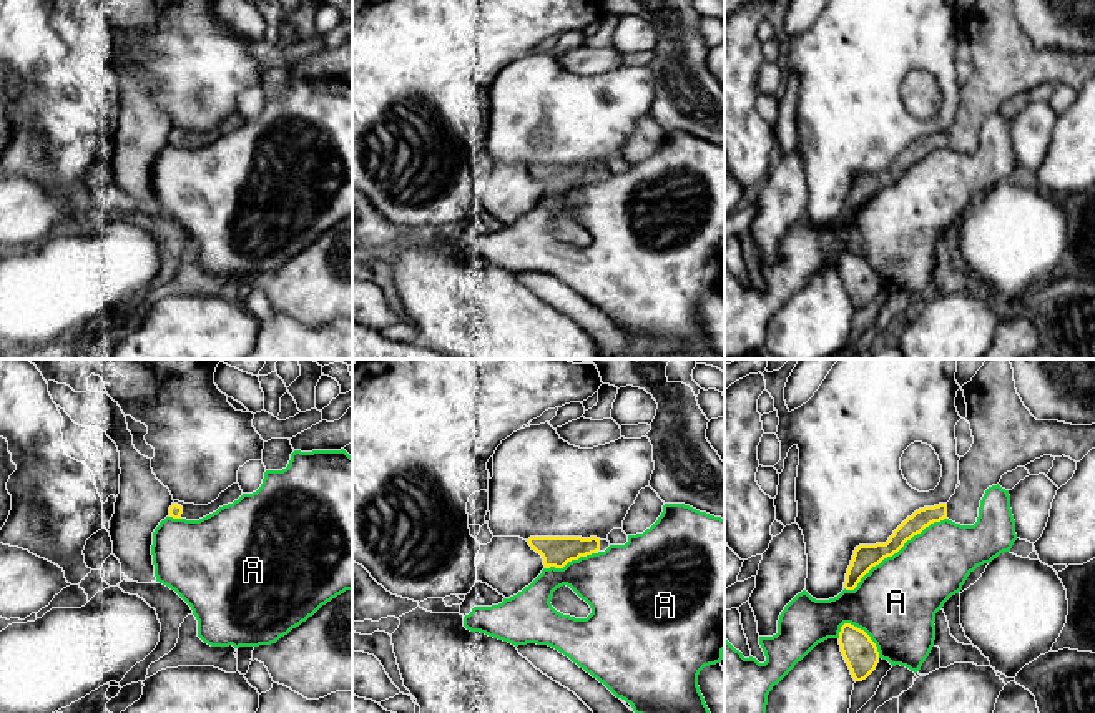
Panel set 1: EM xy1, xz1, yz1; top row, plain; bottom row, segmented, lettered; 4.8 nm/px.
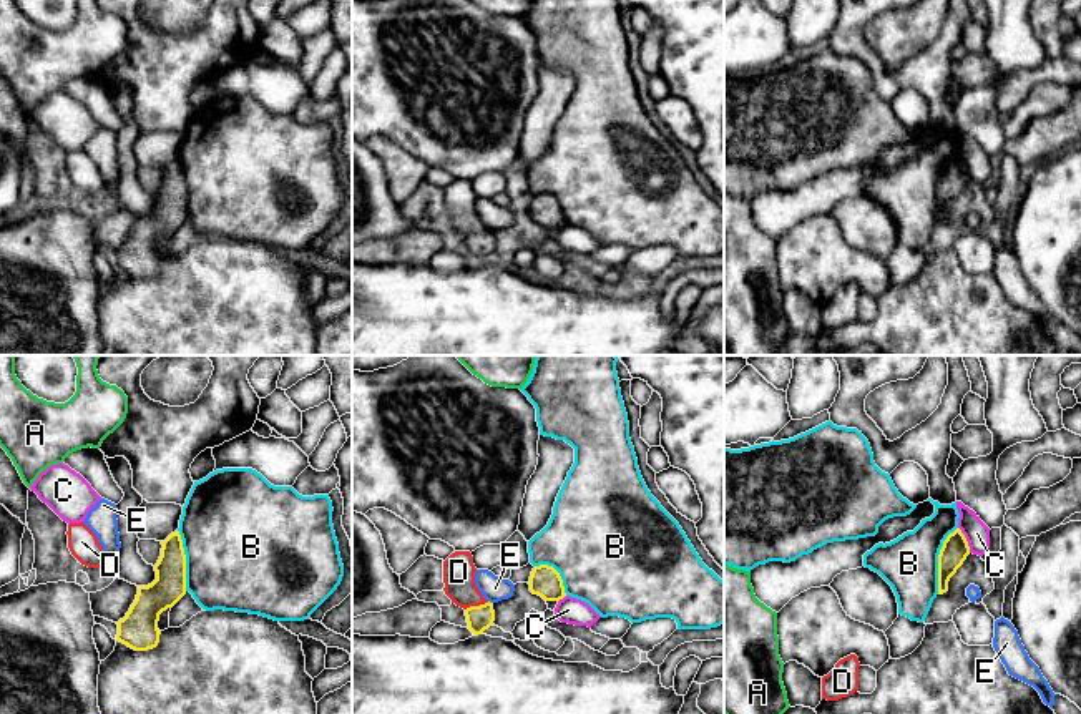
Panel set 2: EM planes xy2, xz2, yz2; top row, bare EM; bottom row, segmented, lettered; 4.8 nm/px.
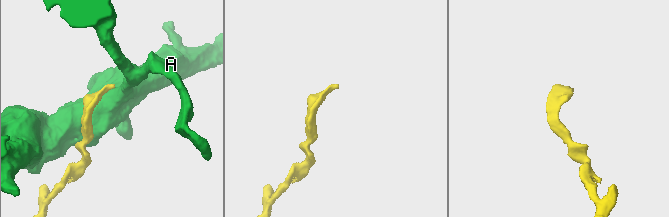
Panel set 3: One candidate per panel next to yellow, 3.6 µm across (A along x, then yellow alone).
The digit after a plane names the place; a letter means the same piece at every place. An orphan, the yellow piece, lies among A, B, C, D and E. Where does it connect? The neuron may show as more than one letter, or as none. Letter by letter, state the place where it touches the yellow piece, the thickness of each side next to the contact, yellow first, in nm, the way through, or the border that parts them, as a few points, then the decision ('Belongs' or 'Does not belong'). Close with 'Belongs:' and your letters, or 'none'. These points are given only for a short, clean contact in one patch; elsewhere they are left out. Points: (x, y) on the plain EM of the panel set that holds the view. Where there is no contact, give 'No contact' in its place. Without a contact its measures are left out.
A: Touches yellow at yz1 (894, 180). Thickness 120 nm (yellow) against 400 nm. Does not belong
B: Touches yellow at yz2 (939, 188). Thickness 130 nm (yellow) against 280 nm. Boundary: yz2 (957, 155), (944, 170), (939, 183), (937, 221). Does not belong
C: Touches yellow at yz2 (965, 168). Thickness 130 nm (yellow) against 120 nm. Boundary: yz2 (958, 155), (970, 180). Does not belong
D: Touches yellow at xz2 (477, 234). Thickness 120 nm (yellow) against 160 nm. Boundary: xz2 (489, 229), (465, 238). Does not belong
E: Touches yellow at xz2 (489, 229). Thickness 120 nm (yellow) against 120 nm. Boundary: xz2 (489, 228), (492, 231). Does not belong
Belongs: none

